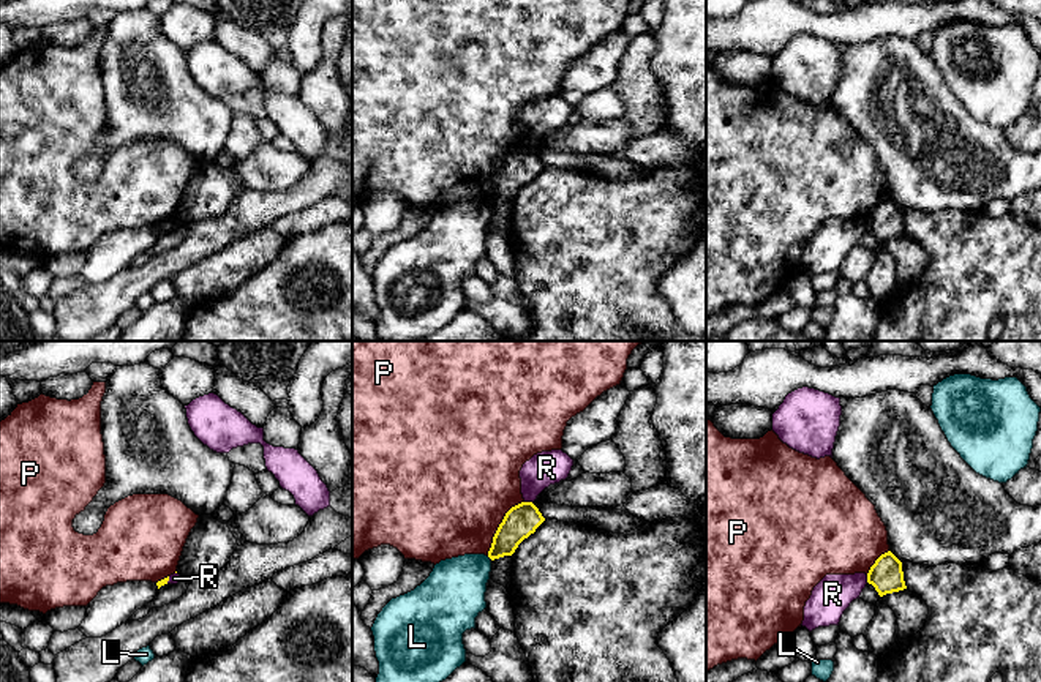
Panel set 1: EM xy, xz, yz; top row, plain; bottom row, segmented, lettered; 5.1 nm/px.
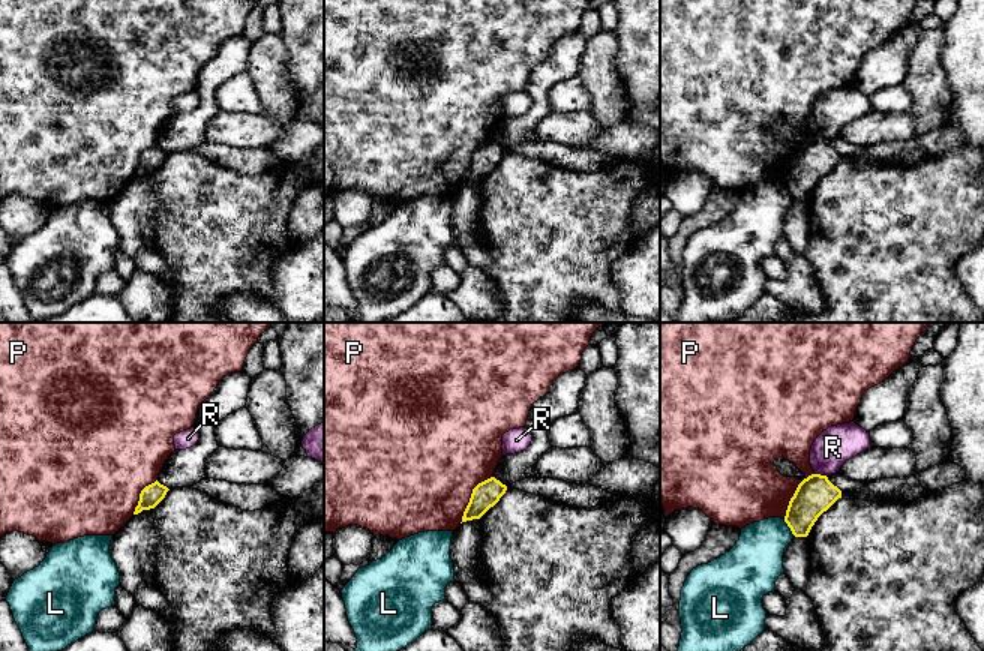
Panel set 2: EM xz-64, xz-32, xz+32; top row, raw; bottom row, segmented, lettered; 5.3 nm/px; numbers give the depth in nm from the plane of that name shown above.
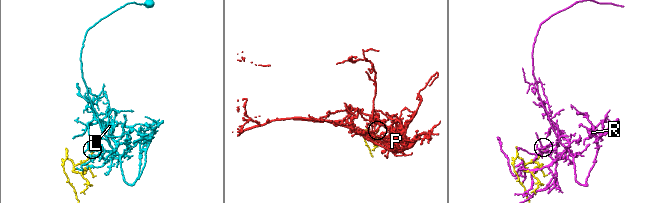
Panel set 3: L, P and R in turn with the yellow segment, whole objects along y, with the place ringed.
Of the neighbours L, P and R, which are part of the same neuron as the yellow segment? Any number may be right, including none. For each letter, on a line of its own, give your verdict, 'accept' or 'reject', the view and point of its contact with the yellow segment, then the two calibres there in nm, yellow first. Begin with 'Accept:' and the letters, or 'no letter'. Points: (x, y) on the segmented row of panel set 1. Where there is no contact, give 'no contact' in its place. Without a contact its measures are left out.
Accept: no letter
L: reject; contact xz (490, 558); calibres 170 and 300 nm
P: reject; contact xz (499, 526); calibres 170 and 480 nm
R: reject; contact xz (528, 502); calibres 170 and 170 nm

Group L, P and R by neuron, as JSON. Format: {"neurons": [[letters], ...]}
{"neurons": [["L"], ["P"], ["R"]]}

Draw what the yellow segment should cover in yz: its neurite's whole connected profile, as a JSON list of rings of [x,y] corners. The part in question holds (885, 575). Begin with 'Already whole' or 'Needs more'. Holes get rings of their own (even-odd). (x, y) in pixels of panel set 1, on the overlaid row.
Already whole. [[[891,553],[881,554],[867,573],[867,583],[880,597],[907,589],[902,562]]]

